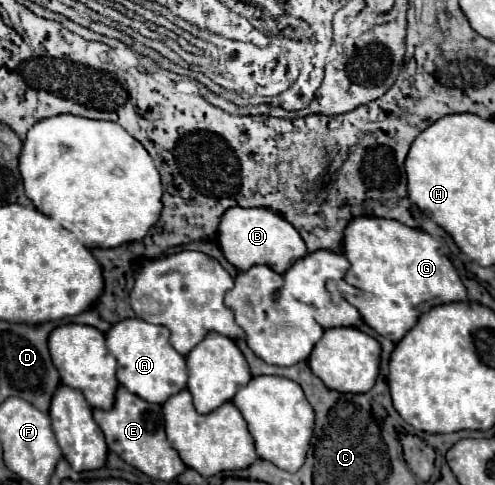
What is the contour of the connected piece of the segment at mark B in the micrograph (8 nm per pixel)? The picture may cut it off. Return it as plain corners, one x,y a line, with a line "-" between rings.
232,207
224,213
218,229
218,243
224,251
226,259
238,269
248,271
252,265
268,265
272,271
278,271
280,275
292,267
298,259
302,259
308,251
298,235
298,231
282,219
278,213
264,209
264,207

